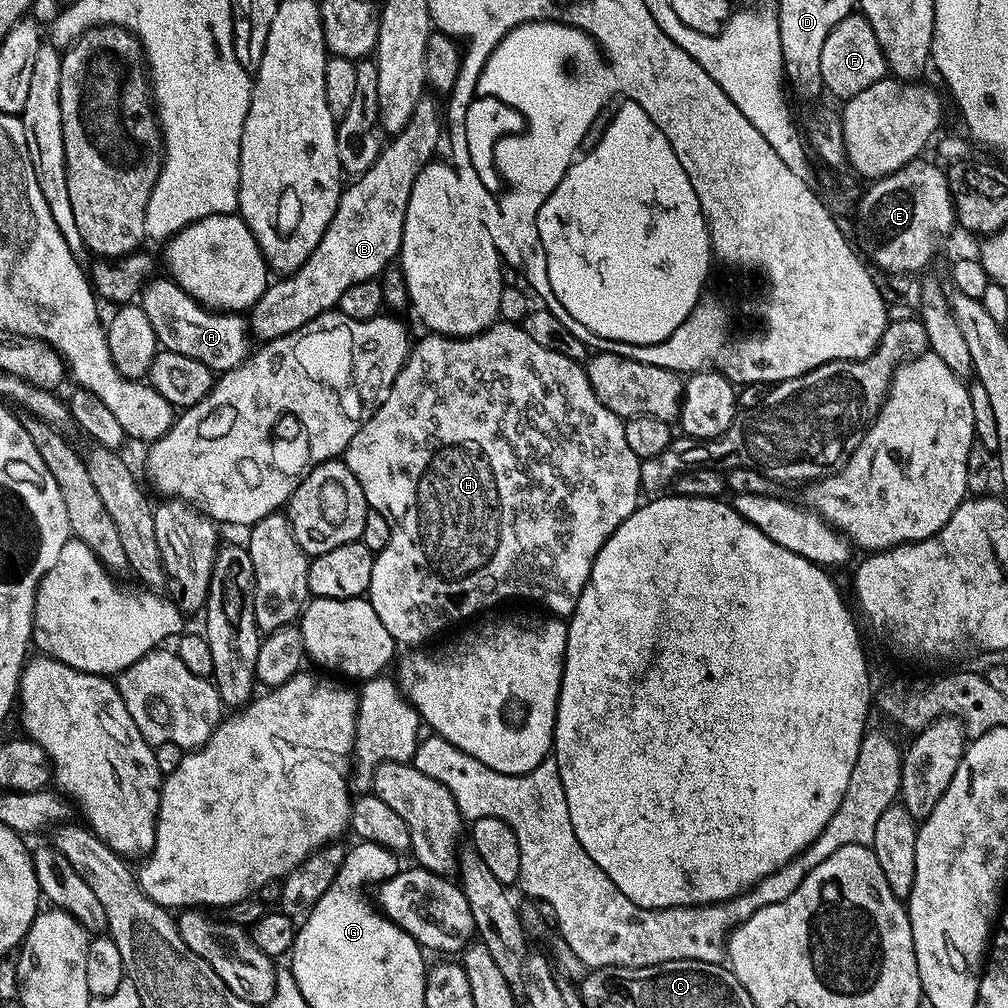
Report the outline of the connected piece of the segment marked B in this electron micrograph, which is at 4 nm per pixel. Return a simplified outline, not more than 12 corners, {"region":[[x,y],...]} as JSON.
{"region":[[432,94],[340,193],[322,242],[250,309],[257,341],[333,311],[399,257],[446,132]]}

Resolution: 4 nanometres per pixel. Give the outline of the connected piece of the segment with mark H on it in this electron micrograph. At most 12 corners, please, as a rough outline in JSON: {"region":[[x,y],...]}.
{"region":[[424,334],[344,465],[400,646],[571,618],[642,500],[585,365]]}

